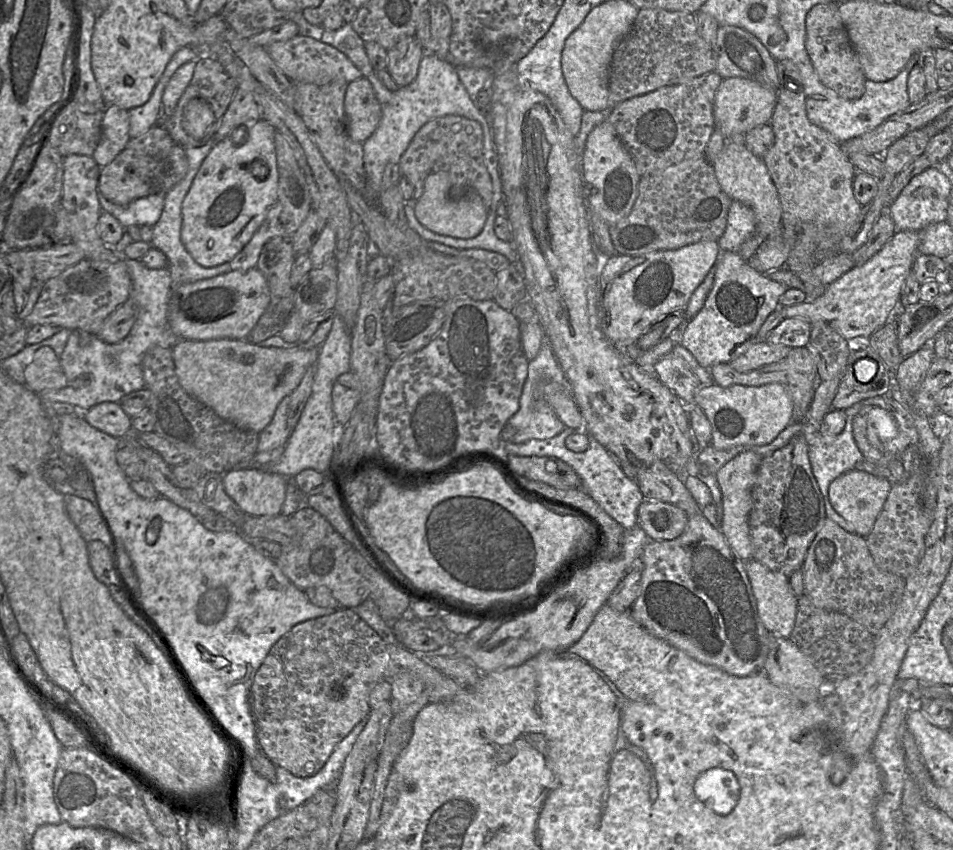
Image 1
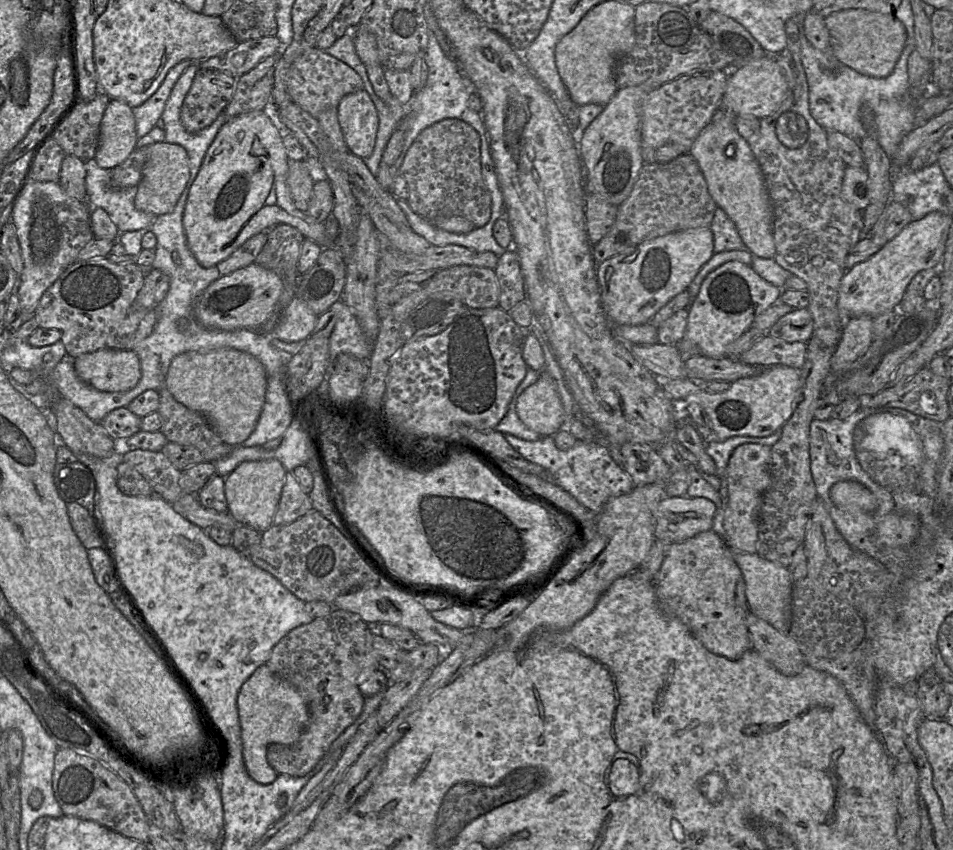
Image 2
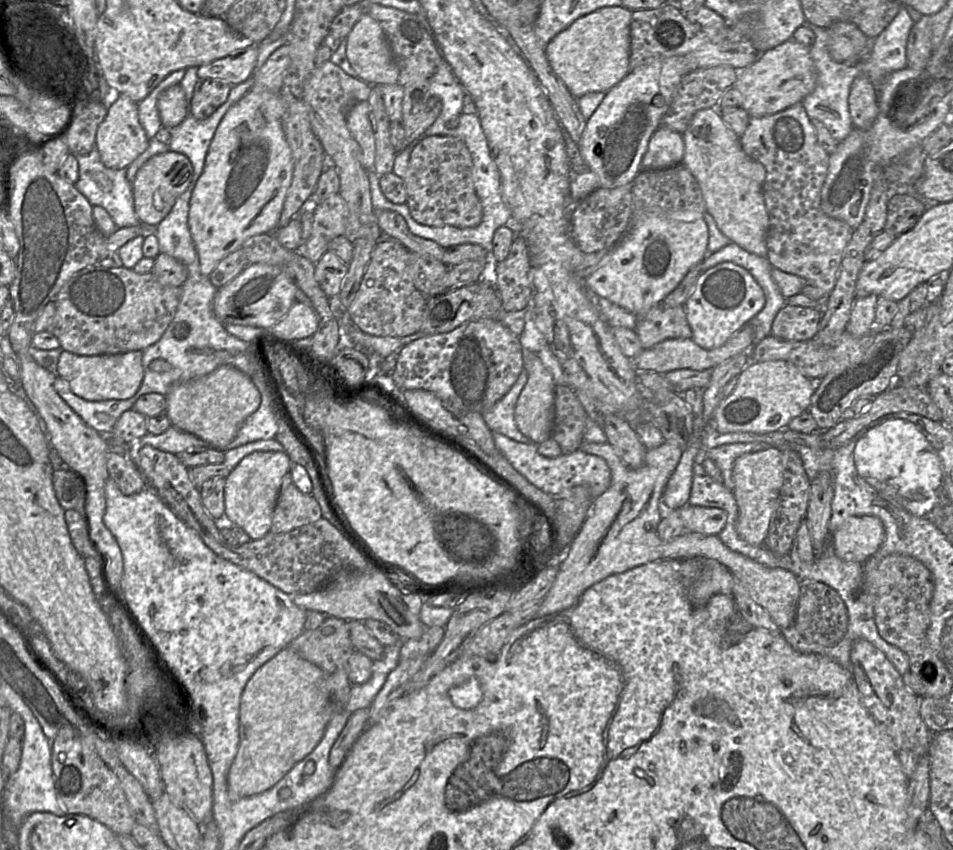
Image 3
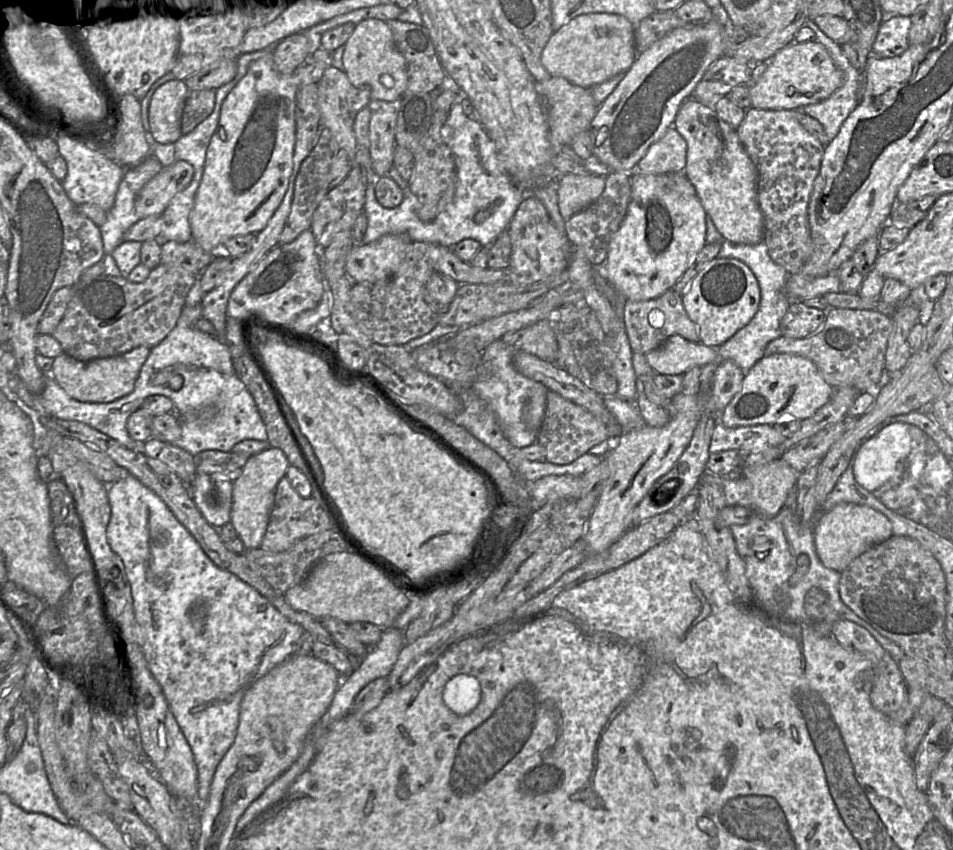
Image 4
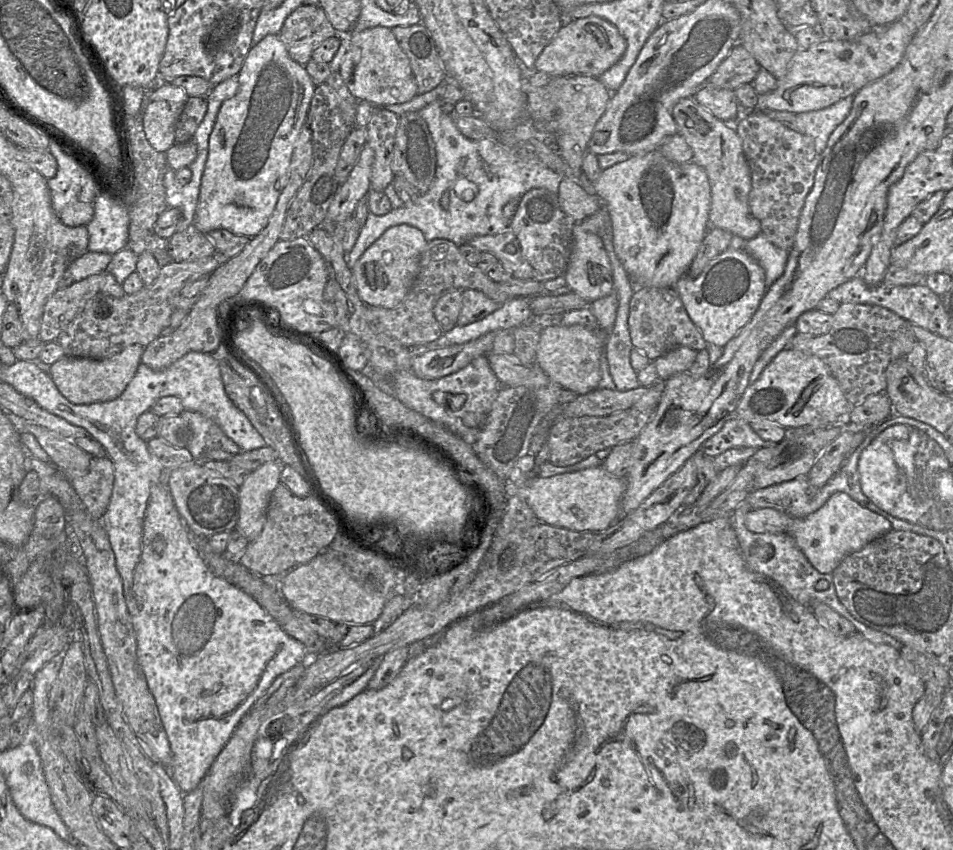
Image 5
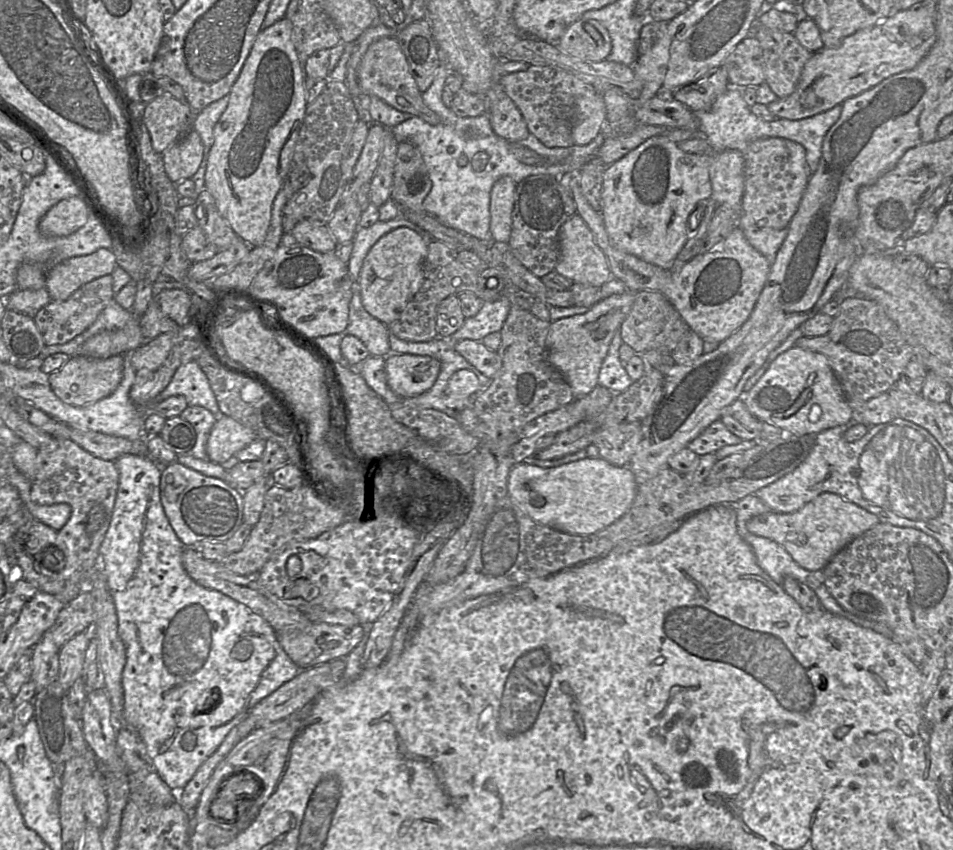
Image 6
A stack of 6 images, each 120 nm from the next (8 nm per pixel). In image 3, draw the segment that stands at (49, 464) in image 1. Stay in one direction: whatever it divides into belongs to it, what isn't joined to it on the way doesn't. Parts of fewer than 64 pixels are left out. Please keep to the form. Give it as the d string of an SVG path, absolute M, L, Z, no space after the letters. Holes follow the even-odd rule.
M50 447L49 459L54 470L53 487L60 505L65 511L74 509L85 516L86 485L83 477L69 469L53 447Z

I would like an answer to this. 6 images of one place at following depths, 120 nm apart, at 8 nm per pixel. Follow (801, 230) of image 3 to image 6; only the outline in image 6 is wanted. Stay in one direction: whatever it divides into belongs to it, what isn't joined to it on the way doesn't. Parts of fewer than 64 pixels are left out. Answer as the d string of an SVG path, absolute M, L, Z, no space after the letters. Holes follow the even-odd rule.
M760 138L748 145L744 159L743 214L751 217L759 227L788 228L813 174L806 161L805 148L784 138Z

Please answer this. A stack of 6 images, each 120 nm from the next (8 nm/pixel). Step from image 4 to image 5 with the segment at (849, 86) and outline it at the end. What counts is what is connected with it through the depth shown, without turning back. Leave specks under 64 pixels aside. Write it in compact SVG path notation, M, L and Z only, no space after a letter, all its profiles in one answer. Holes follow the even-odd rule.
M851 95L824 109L796 114L796 132L810 136L816 152L821 155L832 132L849 114L853 100Z

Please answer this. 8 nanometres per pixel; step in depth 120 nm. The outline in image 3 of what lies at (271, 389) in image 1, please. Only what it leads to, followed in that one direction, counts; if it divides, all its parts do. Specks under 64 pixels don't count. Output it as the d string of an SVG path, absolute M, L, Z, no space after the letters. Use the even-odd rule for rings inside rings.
M225 364L206 375L173 385L166 401L166 414L172 426L222 450L236 437L244 421L259 408L261 394L247 374Z

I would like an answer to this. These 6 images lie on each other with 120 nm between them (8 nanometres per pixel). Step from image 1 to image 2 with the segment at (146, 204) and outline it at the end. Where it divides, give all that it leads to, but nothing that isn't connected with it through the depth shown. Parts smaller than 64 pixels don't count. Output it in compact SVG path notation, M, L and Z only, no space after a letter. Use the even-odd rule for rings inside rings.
M95 158L85 161L87 200L92 207L104 209L117 226L120 233L127 231L148 230L155 216L136 209L134 198L138 187L111 188L111 169L101 168Z

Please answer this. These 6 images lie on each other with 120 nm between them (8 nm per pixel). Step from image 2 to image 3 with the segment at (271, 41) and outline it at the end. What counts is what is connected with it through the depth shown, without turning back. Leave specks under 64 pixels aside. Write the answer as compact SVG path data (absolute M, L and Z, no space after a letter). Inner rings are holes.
M252 45L198 67L197 75L199 79L221 79L231 85L238 85L256 72L257 57L258 45Z

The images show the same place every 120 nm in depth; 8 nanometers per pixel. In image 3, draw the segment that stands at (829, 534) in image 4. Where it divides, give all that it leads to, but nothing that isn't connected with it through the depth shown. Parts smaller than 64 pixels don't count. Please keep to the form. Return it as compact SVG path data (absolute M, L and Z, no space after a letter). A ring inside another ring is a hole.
M852 516L831 533L830 545L841 560L864 563L884 539L884 526L878 517Z

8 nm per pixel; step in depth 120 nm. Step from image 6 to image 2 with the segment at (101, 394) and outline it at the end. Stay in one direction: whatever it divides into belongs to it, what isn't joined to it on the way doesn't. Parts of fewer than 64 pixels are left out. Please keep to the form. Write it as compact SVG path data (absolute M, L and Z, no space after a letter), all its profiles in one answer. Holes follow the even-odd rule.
M104 348L74 358L80 379L97 390L125 392L134 388L141 378L141 365L133 350Z

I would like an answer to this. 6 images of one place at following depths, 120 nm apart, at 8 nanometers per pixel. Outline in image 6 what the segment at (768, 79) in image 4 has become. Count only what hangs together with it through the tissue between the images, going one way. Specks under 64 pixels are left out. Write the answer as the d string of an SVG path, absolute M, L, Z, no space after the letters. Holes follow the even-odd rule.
M922 3L905 11L894 11L878 24L844 38L838 47L824 47L813 53L802 70L795 91L788 97L771 102L767 107L778 119L788 120L805 119L828 111L893 75L913 69L933 47L936 38L935 11L931 6Z

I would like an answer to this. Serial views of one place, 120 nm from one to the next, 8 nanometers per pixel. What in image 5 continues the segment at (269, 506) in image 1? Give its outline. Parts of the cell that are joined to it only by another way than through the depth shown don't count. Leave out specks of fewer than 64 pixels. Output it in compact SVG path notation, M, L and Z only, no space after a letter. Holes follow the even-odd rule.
M279 461L267 462L250 472L239 486L239 517L235 529L249 543L263 530L270 497L280 483L282 466Z

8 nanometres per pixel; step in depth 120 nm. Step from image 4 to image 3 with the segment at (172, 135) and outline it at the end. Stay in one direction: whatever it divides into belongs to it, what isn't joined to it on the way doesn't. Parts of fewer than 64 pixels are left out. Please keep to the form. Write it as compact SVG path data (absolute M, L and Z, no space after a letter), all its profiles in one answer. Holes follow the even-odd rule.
M177 84L164 90L159 95L157 108L162 127L170 129L178 126L188 114L183 88Z

